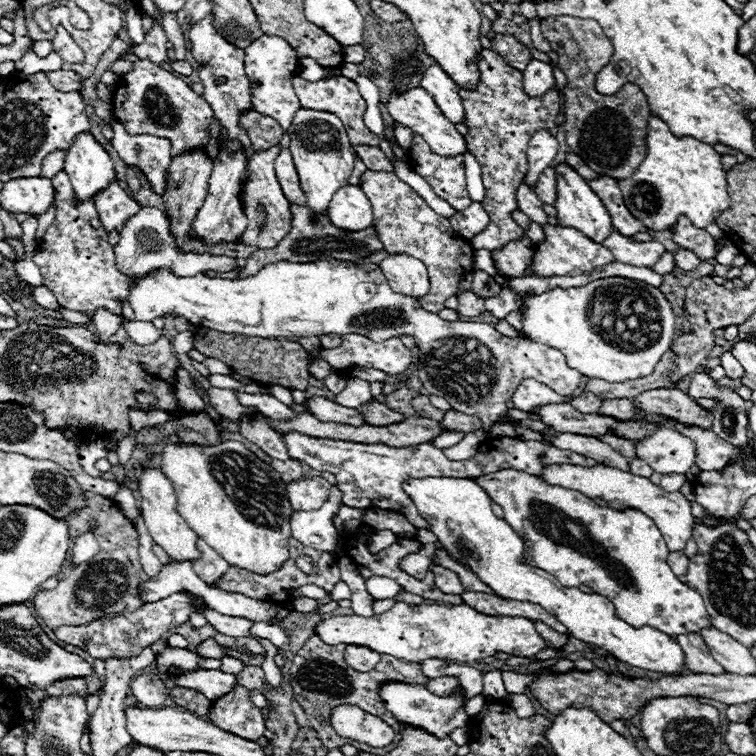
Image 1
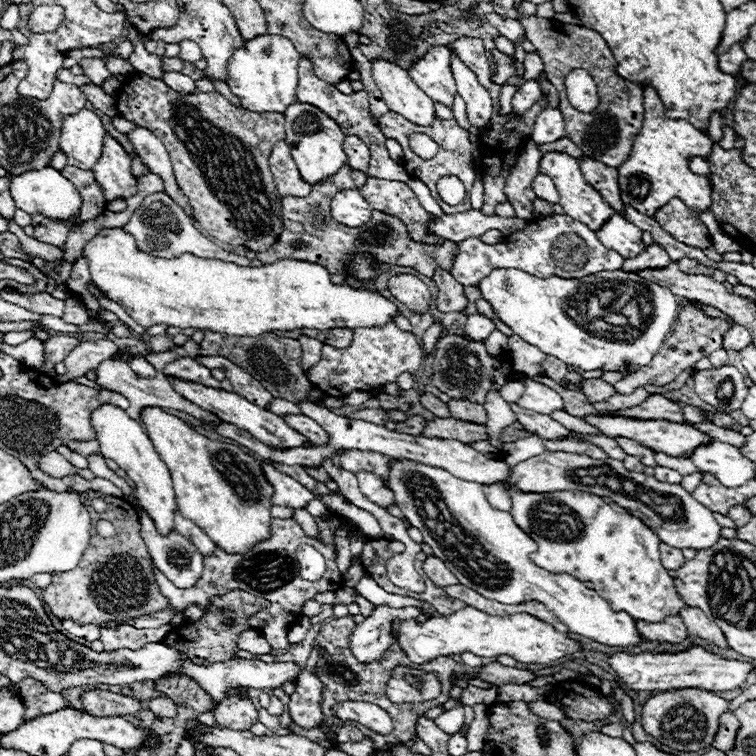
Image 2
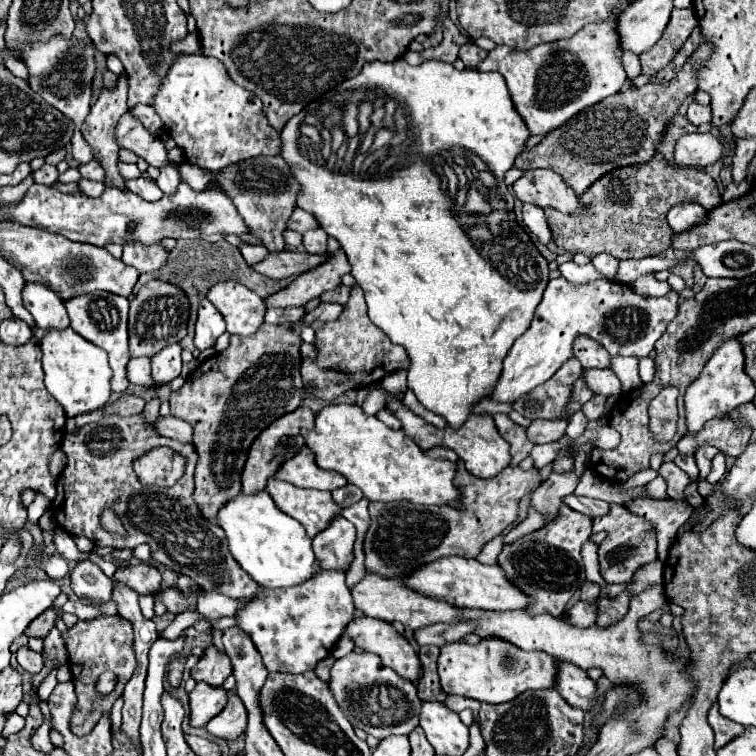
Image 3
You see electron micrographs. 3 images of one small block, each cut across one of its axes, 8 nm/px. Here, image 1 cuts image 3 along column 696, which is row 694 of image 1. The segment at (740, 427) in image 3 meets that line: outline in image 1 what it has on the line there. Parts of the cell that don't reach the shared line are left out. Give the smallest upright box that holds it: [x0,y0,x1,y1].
[426,676,458,696]

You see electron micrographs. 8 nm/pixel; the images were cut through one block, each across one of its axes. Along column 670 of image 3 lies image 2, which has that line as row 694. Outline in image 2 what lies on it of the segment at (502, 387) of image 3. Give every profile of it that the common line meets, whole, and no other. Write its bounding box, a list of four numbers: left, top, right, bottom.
[288,650,324,728]

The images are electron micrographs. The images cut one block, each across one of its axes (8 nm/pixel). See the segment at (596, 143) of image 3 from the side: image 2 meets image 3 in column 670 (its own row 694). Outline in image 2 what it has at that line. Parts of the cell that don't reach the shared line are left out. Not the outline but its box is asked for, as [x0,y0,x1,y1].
[80,688,142,716]

